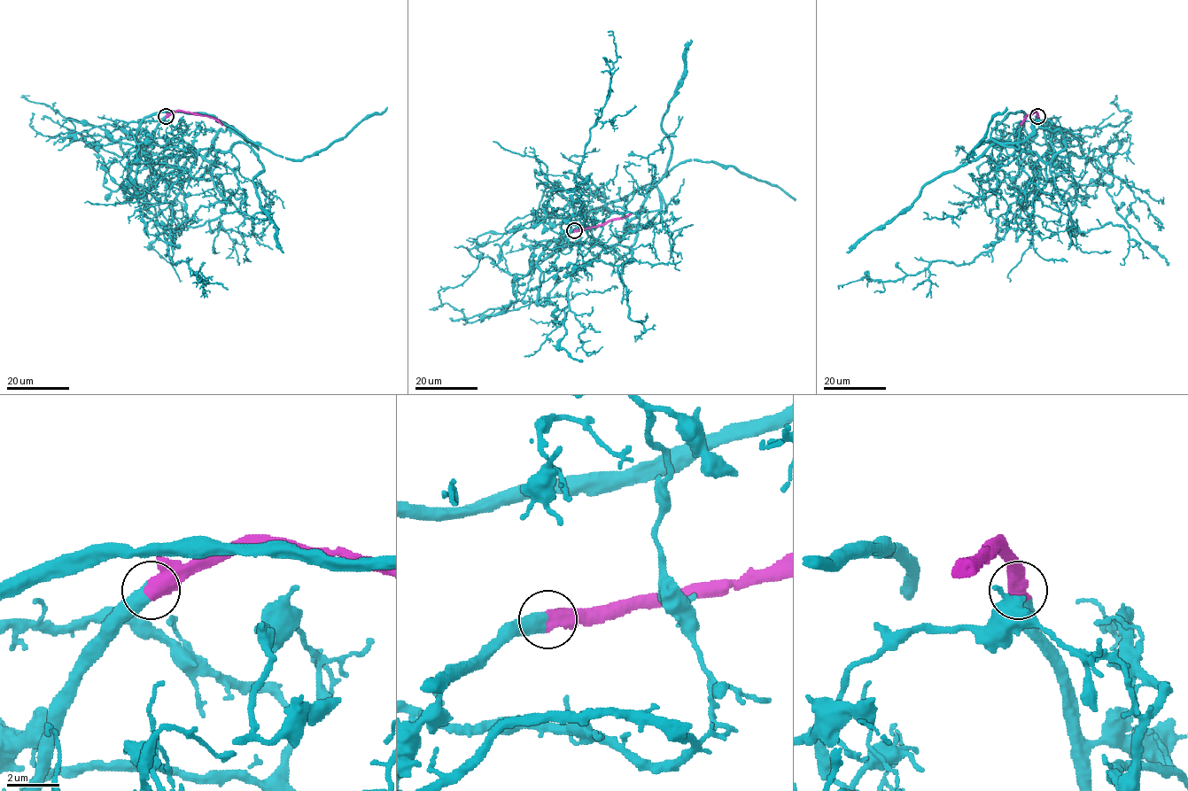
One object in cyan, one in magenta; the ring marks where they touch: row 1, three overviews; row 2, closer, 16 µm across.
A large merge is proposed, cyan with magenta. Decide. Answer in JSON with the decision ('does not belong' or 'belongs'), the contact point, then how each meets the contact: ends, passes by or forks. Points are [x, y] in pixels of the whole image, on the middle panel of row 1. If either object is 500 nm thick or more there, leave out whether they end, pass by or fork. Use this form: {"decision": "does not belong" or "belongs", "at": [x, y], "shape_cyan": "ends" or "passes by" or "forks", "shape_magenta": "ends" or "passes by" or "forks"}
{"decision": "belongs", "at": [574, 230]}

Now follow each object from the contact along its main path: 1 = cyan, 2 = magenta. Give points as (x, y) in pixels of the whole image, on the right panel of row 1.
1: (1037, 116), (1056, 137), (1055, 155), (1065, 137), (1035, 120), (1021, 141), (990, 140), (968, 159), (1006, 107)
2: (1037, 116), (1035, 112), (1020, 124)

